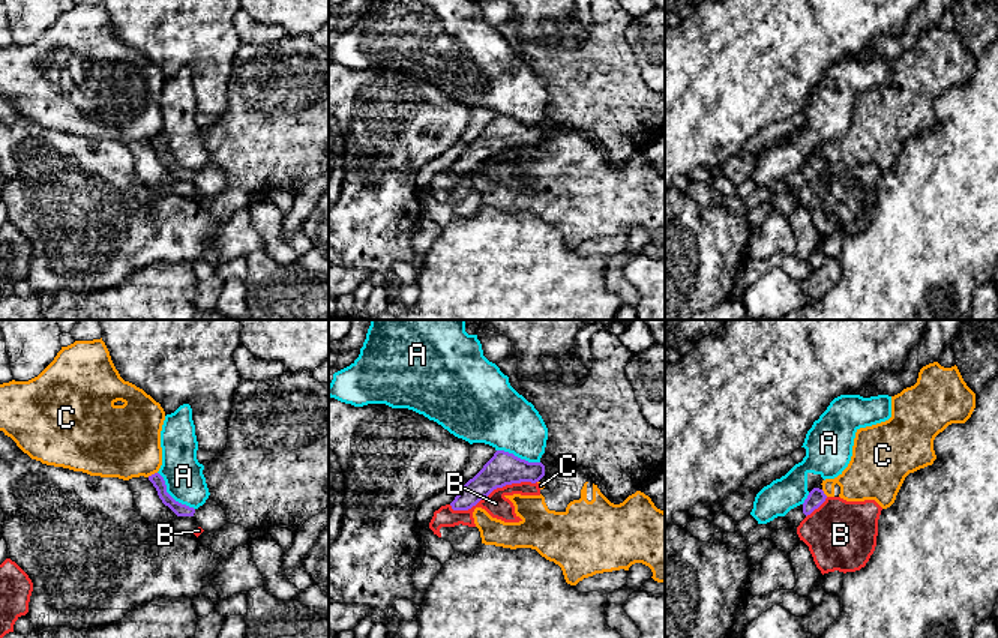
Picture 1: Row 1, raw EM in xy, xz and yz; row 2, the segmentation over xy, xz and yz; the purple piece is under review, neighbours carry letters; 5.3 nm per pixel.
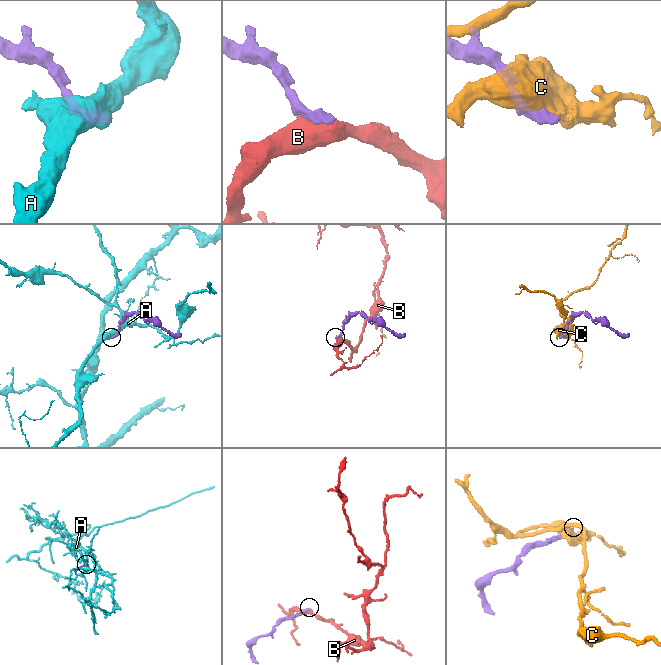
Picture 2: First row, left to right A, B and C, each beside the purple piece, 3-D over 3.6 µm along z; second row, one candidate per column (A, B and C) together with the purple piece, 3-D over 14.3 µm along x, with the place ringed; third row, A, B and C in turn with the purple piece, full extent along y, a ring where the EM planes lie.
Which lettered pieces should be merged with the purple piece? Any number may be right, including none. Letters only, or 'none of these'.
none of these

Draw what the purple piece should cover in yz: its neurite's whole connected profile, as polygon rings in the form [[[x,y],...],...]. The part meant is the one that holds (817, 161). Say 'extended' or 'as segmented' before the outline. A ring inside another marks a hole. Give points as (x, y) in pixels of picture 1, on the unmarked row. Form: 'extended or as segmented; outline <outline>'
extended; outline [[[813,152],[807,162],[804,164],[803,168],[791,173],[785,182],[792,186],[795,191],[800,189],[800,186],[810,179],[815,173],[818,173],[824,165],[825,165],[827,159],[824,158],[822,153],[819,152]]]

